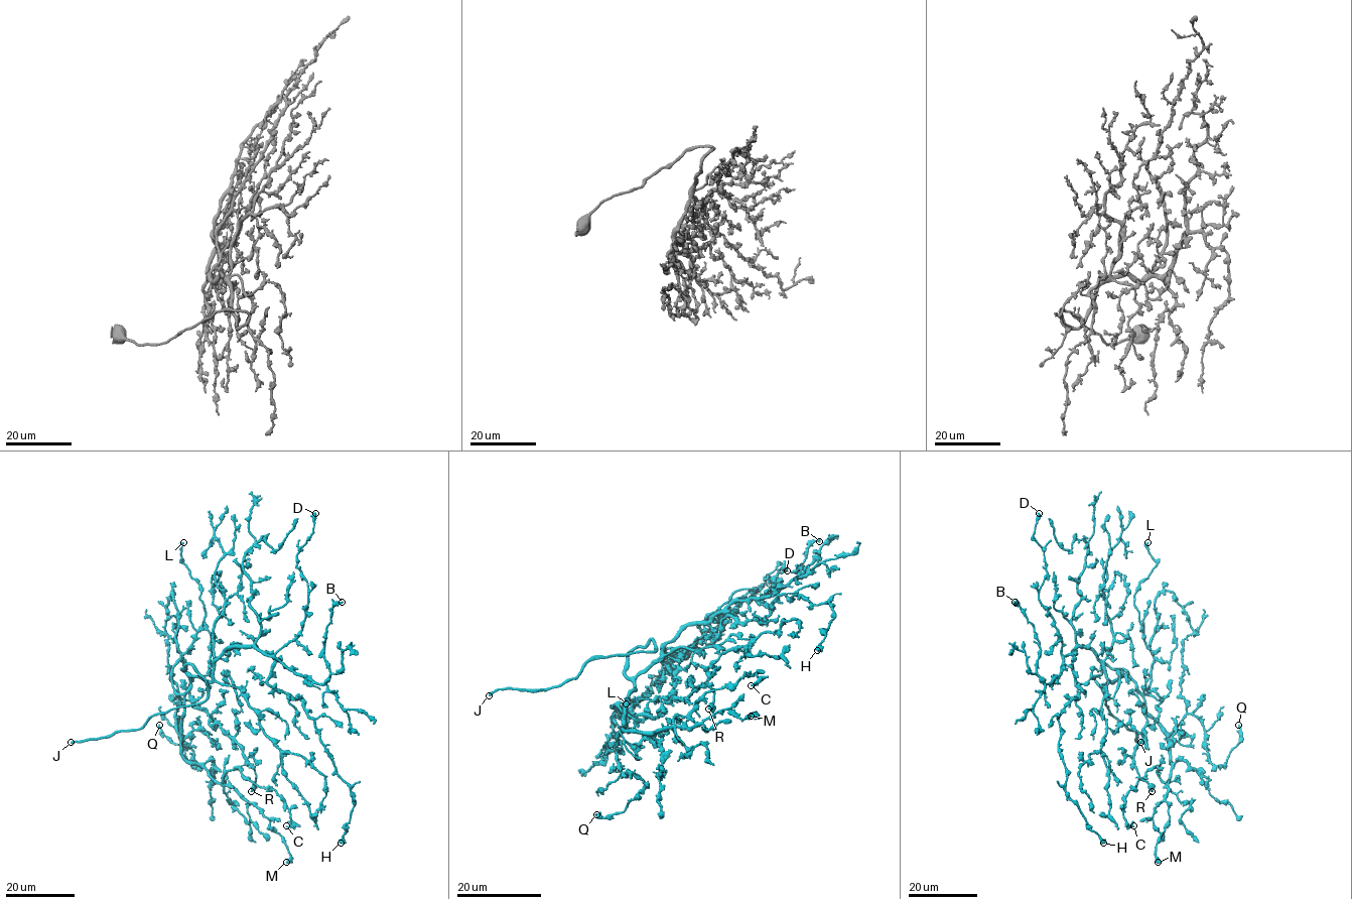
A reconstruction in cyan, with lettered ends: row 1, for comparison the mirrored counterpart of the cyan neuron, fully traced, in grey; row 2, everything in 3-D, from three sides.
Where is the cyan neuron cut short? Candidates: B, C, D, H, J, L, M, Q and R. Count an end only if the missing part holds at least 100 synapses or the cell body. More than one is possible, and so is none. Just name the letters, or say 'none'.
J

